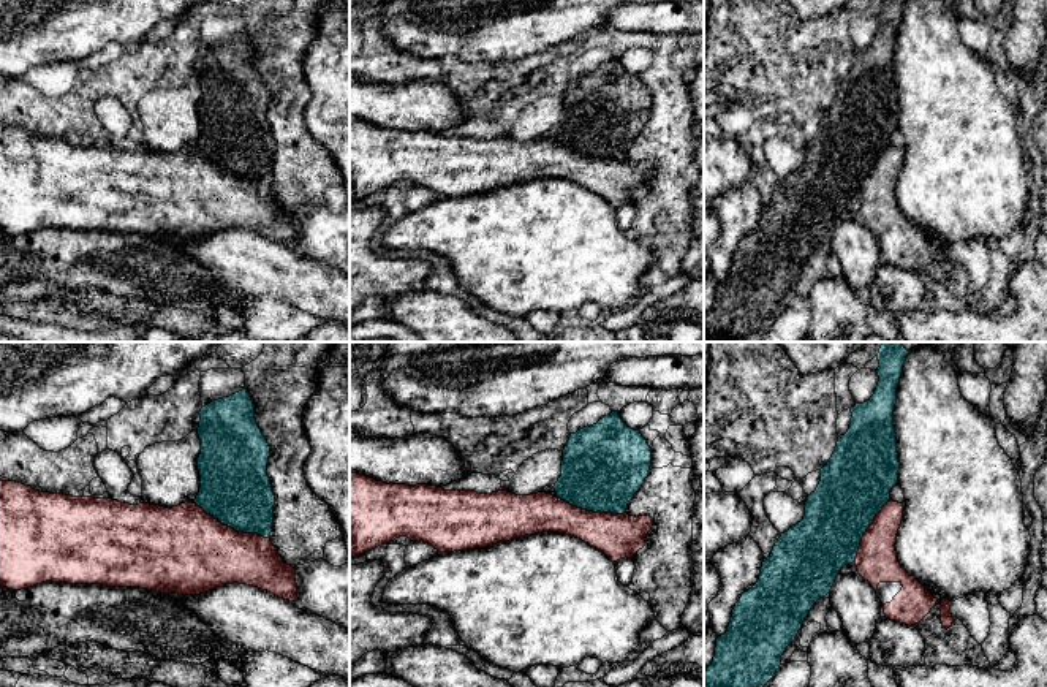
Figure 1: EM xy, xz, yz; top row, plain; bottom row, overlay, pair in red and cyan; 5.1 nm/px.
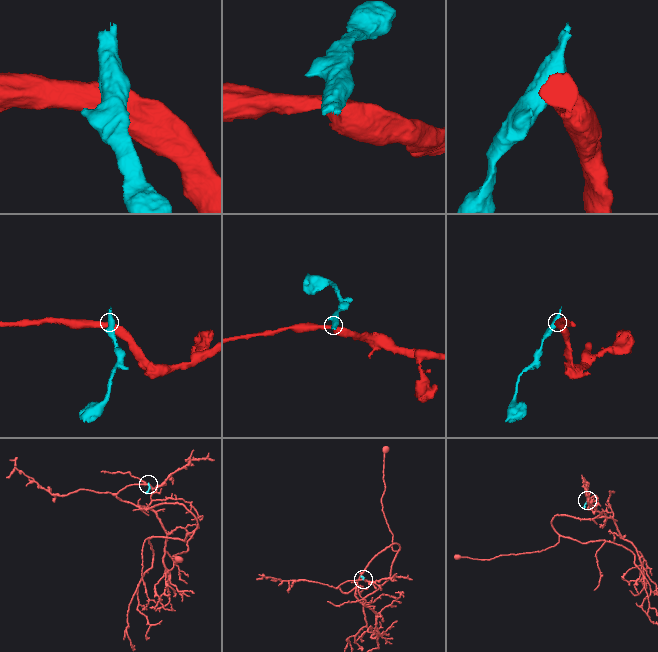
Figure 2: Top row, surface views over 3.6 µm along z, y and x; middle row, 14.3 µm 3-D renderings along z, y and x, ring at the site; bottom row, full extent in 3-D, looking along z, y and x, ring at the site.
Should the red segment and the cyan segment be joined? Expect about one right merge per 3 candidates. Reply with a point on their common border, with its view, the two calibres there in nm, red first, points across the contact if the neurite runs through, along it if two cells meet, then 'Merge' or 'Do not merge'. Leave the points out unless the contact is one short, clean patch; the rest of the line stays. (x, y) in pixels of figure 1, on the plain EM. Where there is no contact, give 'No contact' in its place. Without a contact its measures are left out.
Touches red at xy (233, 174). Thickness 420 nm (red) against 360 nm. Boundary: xy (195, 148), (238, 176), (269, 181). Do not merge

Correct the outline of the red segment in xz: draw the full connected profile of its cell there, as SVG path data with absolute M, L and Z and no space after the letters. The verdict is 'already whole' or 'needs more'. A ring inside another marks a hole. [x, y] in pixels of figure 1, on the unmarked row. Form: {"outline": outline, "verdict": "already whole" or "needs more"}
{"outline": "M350 117L350 203L369 198L399 182L424 187L440 198L487 193L541 177L558 177L580 184L612 207L633 204L645 192L652 176L650 161L593 158L546 138L516 141L508 136L478 139L474 136L444 136L427 130L386 130Z", "verdict": "already whole"}

